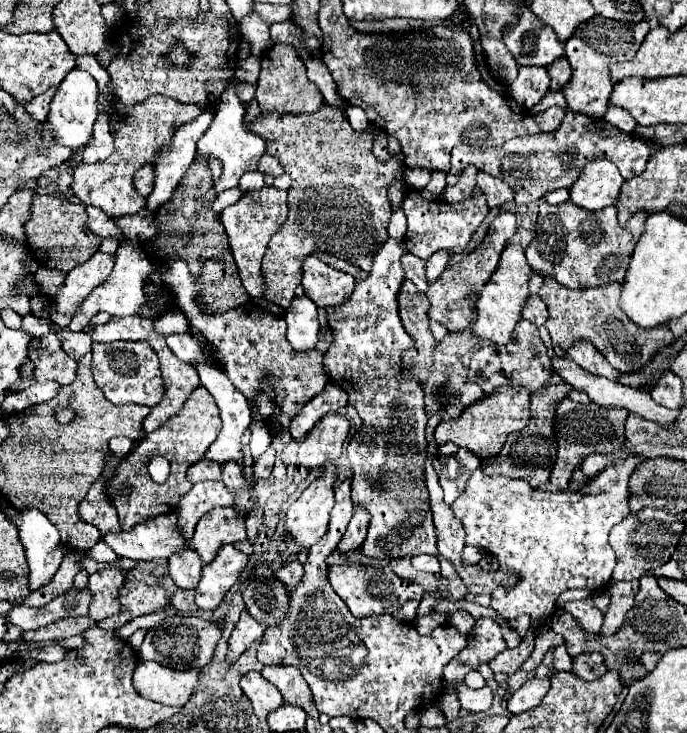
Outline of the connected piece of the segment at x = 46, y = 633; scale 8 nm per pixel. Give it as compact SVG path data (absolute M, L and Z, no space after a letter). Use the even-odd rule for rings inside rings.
M82 616L82 618L64 618L64 620L56 620L44 628L32 630L32 632L22 632L24 640L60 640L60 638L70 638L76 636L80 632L86 632L90 628L94 628L94 620L90 616Z

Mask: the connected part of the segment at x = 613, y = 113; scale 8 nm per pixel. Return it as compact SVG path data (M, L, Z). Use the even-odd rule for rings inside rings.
M614 104L608 105L603 120L614 126L614 128L620 128L620 130L626 132L626 134L630 134L632 128L636 128L636 122L632 120L630 112L624 110L624 108L618 108L618 106L614 106Z

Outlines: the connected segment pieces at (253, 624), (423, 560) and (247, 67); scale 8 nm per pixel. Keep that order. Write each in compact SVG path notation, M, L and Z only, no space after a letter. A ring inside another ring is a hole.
M248 608L242 610L240 614L240 620L236 624L236 628L232 630L232 636L228 640L228 654L226 658L230 662L234 662L236 658L240 658L240 654L254 642L258 640L262 634L264 634L264 624L258 622L256 618L252 618L252 614L248 612Z
M414 556L412 558L412 566L416 570L424 570L424 572L432 572L432 574L438 574L440 572L440 564L432 556Z
M250 56L248 60L242 60L236 68L236 78L240 82L256 82L258 80L258 72L260 72L260 64L254 56Z

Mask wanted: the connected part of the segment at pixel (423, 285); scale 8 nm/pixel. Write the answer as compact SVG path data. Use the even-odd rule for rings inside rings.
M404 252L402 268L406 272L406 278L410 278L420 292L428 290L428 282L426 282L426 274L424 274L424 260L422 258L418 258L418 256L410 254L410 252Z

